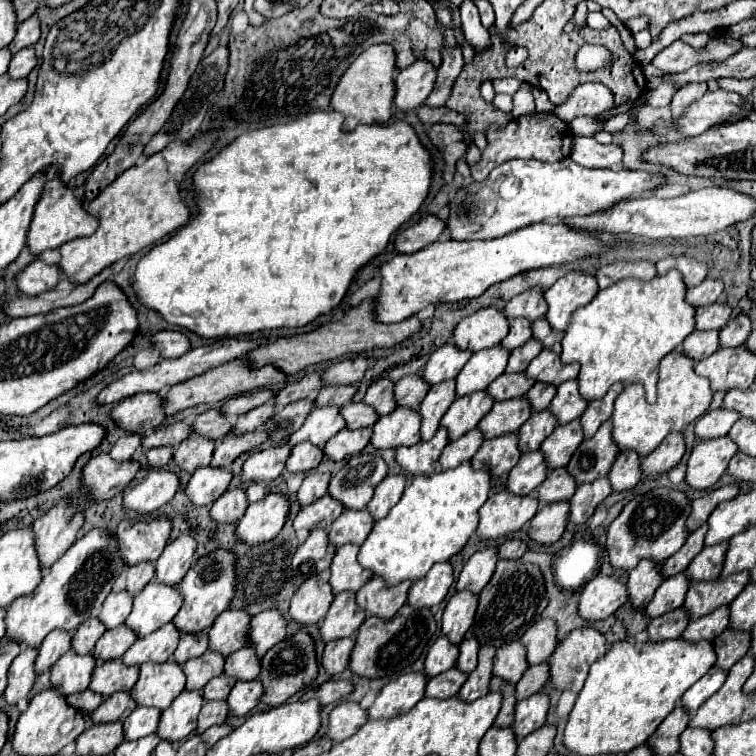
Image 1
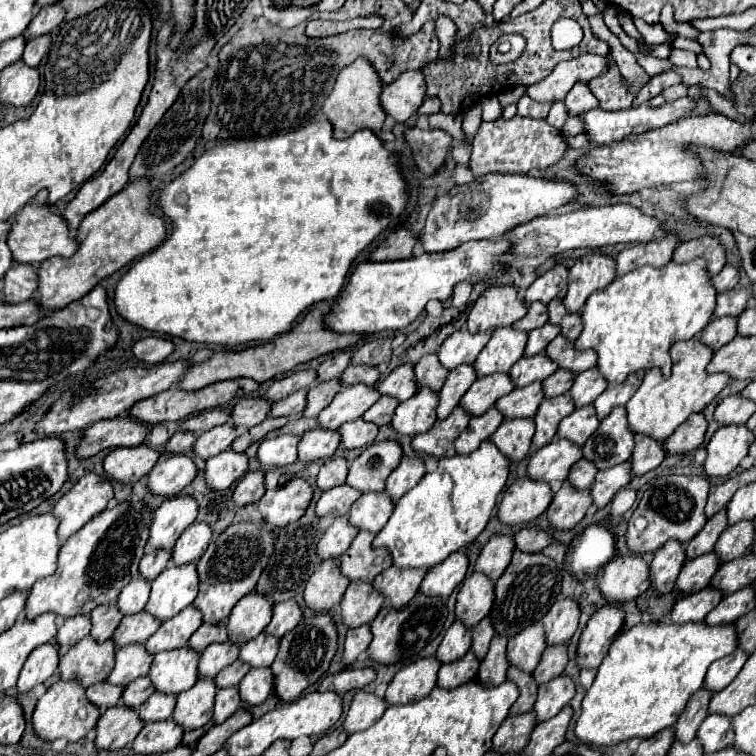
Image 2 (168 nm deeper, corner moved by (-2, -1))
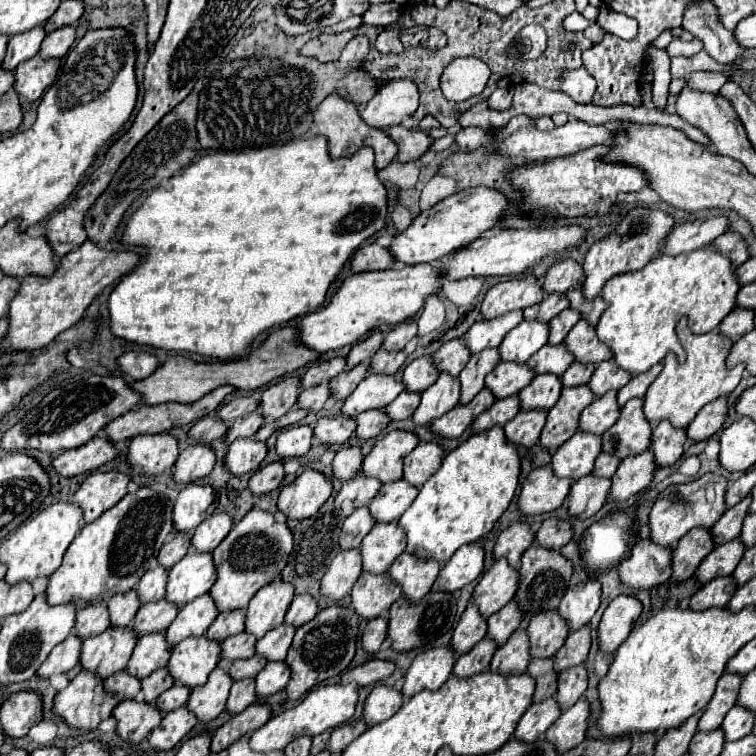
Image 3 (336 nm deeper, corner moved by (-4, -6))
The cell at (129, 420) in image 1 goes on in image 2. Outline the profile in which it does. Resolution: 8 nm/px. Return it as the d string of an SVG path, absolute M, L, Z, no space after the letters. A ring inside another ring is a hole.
M131 415L101 419L85 429L85 437L77 447L79 457L91 457L107 447L139 447L147 437L147 423L137 423Z

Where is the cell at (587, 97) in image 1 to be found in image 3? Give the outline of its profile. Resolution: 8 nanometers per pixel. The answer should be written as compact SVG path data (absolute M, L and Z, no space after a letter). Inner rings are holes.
M581 66L575 70L569 70L561 76L561 86L559 90L573 98L579 104L587 104L595 92L595 80L593 76Z

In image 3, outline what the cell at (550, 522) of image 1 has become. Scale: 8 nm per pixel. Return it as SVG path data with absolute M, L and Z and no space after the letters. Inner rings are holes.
M583 476L573 482L573 488L567 498L567 508L571 516L579 516L581 520L597 514L605 504L605 498L611 490L611 480L601 476Z

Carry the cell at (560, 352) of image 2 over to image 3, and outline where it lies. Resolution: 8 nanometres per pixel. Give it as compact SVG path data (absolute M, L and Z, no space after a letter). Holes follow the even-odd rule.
M581 318L575 324L575 328L569 332L569 336L565 338L563 344L567 344L567 348L575 354L575 360L599 364L599 362L609 360L613 356L609 346L601 344L601 340L597 338L595 326L591 326L585 318Z

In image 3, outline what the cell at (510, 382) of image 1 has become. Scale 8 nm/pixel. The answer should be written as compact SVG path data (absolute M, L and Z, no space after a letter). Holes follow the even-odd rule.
M557 344L557 346L543 346L539 352L535 352L527 364L537 372L553 372L557 376L561 376L571 364L573 364L573 354L565 348L565 344Z

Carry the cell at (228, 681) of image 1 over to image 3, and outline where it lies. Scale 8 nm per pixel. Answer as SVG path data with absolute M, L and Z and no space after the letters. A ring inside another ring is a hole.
M255 654L247 660L235 660L229 674L233 680L243 680L243 678L255 678L257 672L261 672L261 668L267 664L267 658L261 654Z

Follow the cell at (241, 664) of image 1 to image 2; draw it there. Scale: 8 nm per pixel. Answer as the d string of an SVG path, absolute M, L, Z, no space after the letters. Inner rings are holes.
M261 633L255 639L251 639L247 645L241 647L239 661L247 663L253 669L257 669L257 667L269 667L273 663L273 659L275 659L277 643L279 643L279 639L275 639L273 635Z

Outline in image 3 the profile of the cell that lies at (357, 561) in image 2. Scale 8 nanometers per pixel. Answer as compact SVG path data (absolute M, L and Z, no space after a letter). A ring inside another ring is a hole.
M395 522L375 524L373 530L361 542L361 556L363 556L363 570L373 574L383 574L389 570L393 560L405 550L407 540L405 532L397 528Z

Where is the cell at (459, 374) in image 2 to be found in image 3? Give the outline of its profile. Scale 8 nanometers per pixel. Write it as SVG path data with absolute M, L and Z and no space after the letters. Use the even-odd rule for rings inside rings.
M485 348L483 352L477 352L471 356L469 364L459 374L459 380L461 380L461 402L459 404L467 404L479 394L479 390L485 386L485 376L499 362L501 362L501 356L497 348Z

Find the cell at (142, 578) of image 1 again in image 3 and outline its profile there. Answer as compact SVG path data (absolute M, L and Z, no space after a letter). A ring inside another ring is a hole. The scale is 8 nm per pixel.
M175 532L173 538L161 548L157 562L165 564L165 568L171 568L189 552L189 548L191 548L191 534L189 532Z

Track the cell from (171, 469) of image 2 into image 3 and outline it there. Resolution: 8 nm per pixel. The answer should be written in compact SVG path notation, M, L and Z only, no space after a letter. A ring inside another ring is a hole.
M191 444L181 450L177 464L173 468L173 478L177 482L189 484L207 476L217 462L215 450L209 444Z

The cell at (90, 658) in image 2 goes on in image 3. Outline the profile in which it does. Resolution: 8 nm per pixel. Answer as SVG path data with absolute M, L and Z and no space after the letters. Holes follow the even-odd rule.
M111 626L103 634L83 640L81 664L85 670L97 672L101 678L111 676L127 666L137 644L137 634L131 628Z

